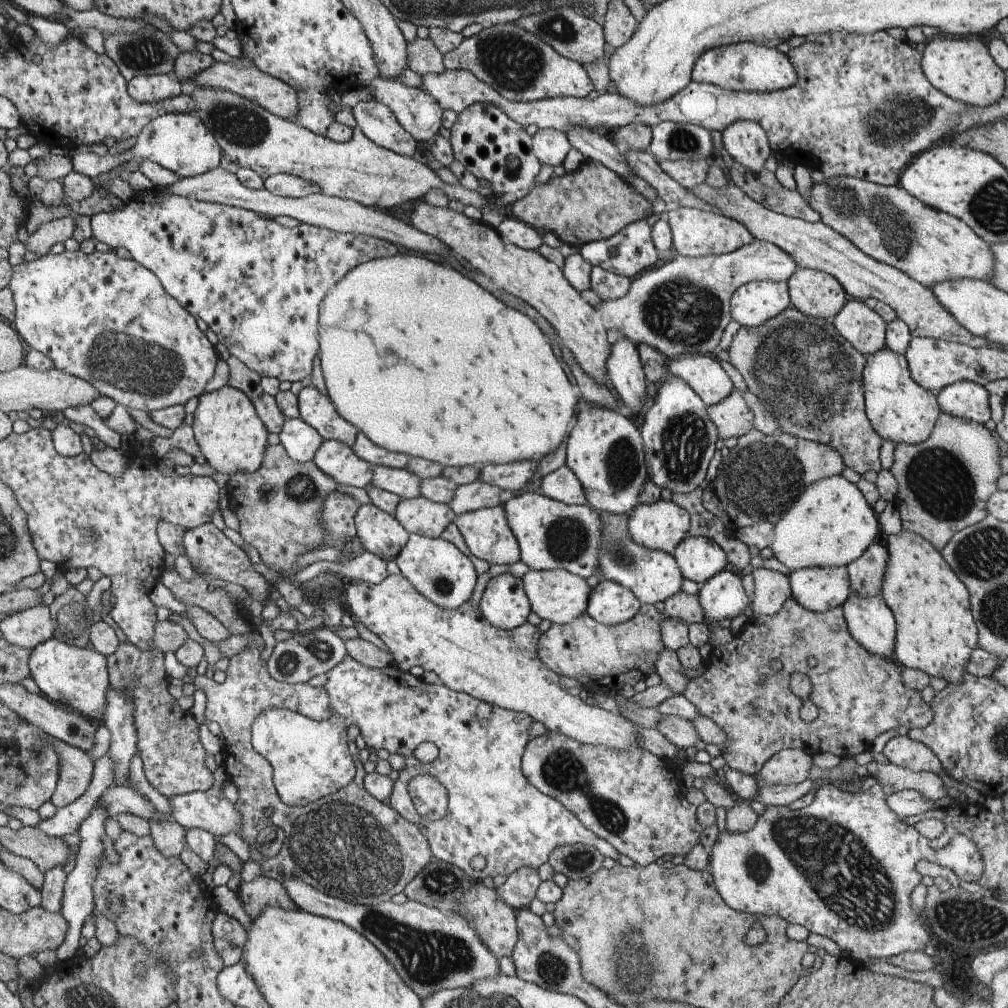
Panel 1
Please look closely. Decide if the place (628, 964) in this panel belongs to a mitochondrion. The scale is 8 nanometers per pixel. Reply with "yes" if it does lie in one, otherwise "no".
yes

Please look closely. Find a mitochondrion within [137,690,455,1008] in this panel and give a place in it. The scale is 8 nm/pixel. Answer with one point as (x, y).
(309, 835)

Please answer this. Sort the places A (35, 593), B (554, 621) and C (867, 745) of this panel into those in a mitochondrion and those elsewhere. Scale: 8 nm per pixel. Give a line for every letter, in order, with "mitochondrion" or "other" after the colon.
A: other
B: other
C: other

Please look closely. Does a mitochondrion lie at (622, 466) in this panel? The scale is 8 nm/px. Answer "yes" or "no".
yes

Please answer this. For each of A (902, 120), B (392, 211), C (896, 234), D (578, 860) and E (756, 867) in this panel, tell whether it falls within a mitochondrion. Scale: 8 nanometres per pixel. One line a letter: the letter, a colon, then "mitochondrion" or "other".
A: mitochondrion
B: other
C: mitochondrion
D: mitochondrion
E: mitochondrion

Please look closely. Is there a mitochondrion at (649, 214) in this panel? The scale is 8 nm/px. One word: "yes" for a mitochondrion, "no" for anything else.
no

